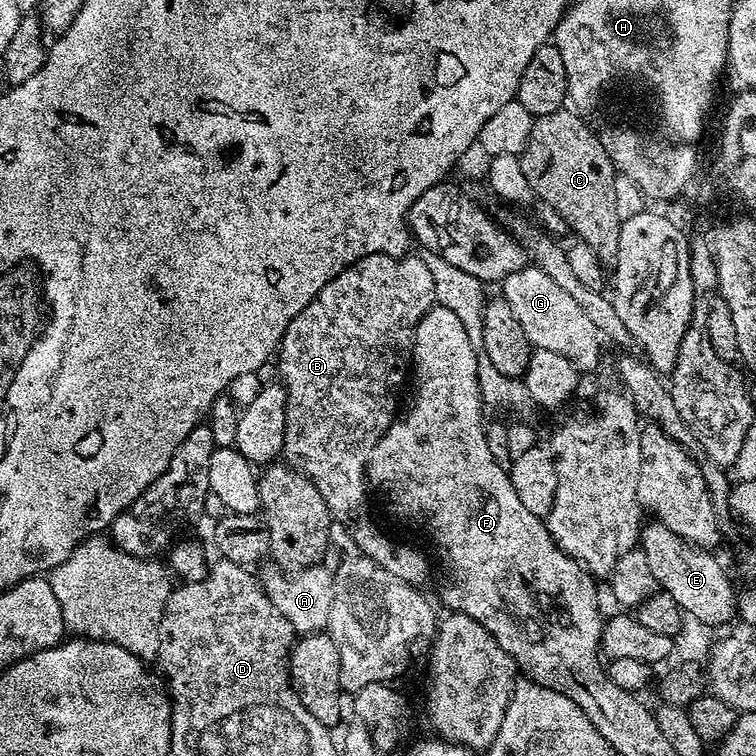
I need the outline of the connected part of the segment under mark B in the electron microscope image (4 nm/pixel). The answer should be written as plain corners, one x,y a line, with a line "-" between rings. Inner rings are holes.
375,252
364,256
349,268
344,268
322,290
312,301
290,322
290,326
280,339
278,349
278,360
280,356
279,383
283,384
286,390
286,428
284,430
283,459
291,464
293,468
300,471
303,476
310,478
322,494
322,502
326,502
329,512
337,521
352,520
364,508
364,503
370,497
370,489
366,479
368,470
368,459
374,450
374,446
386,434
386,430
396,419
398,407
396,403
400,400
400,387
404,384
404,375
407,377
410,372
410,361
412,359
412,338
416,335
418,322
436,304
436,291
434,290
434,278
430,278
430,270
426,262
419,255
417,256
396,256
386,252

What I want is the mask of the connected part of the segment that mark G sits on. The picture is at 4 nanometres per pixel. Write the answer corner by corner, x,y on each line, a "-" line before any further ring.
535,266
519,268
505,276
502,281
502,295
504,301
514,310
514,318
522,322
522,330
526,334
529,345
533,349
552,350
555,354
564,355
565,358
581,373
588,372
600,360
601,337
596,331
594,322
590,322
586,310
553,282
547,274

